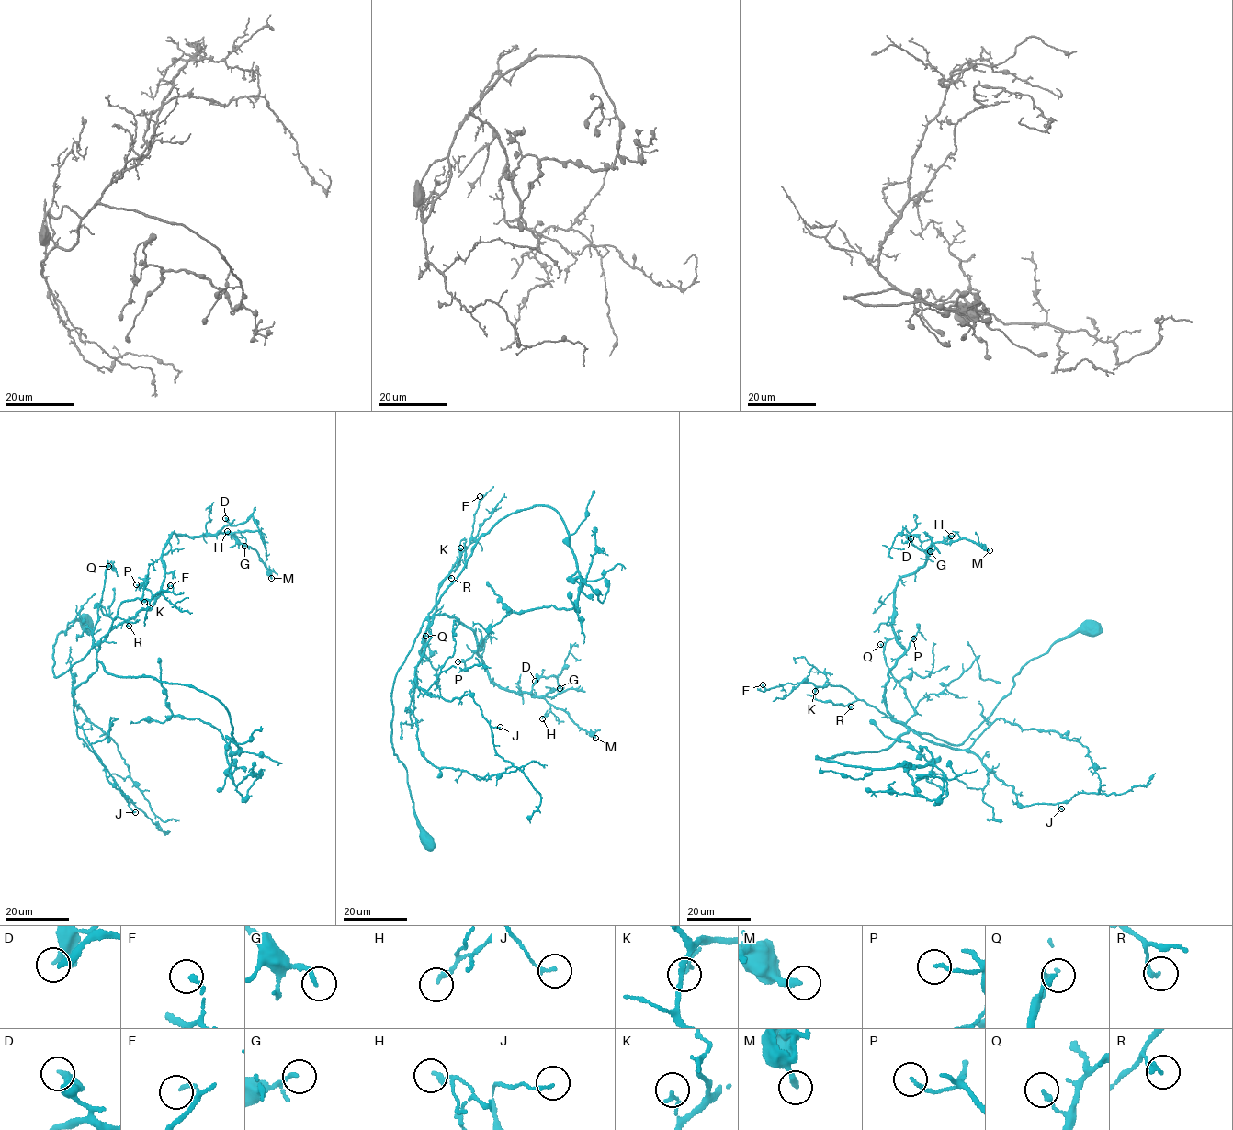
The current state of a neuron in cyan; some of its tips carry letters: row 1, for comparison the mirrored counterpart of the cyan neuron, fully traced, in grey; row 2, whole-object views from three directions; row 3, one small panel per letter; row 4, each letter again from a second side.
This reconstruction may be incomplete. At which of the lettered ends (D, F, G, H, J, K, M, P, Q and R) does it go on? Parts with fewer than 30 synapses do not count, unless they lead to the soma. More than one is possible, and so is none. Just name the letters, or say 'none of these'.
M

